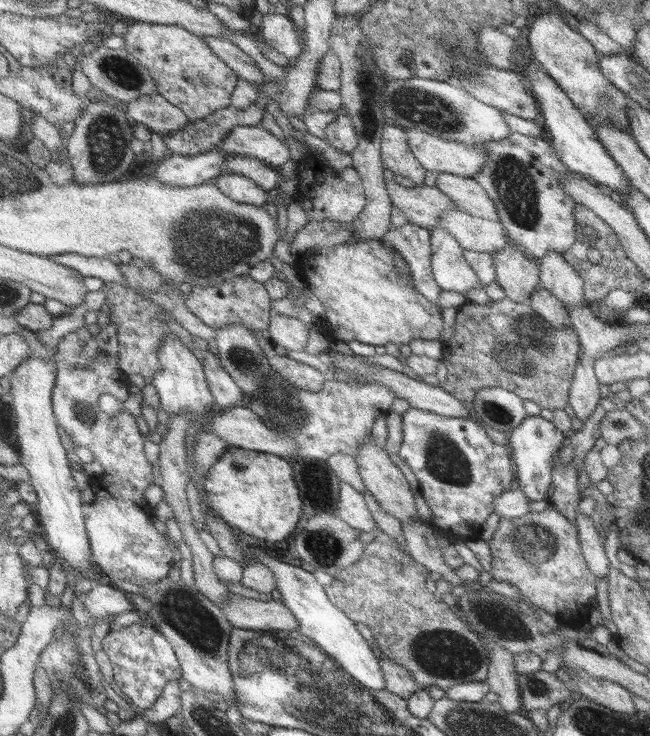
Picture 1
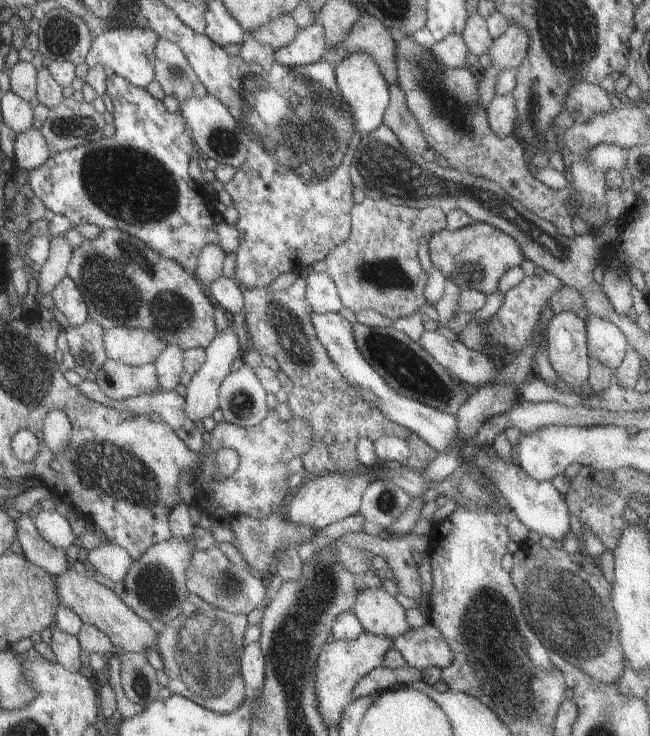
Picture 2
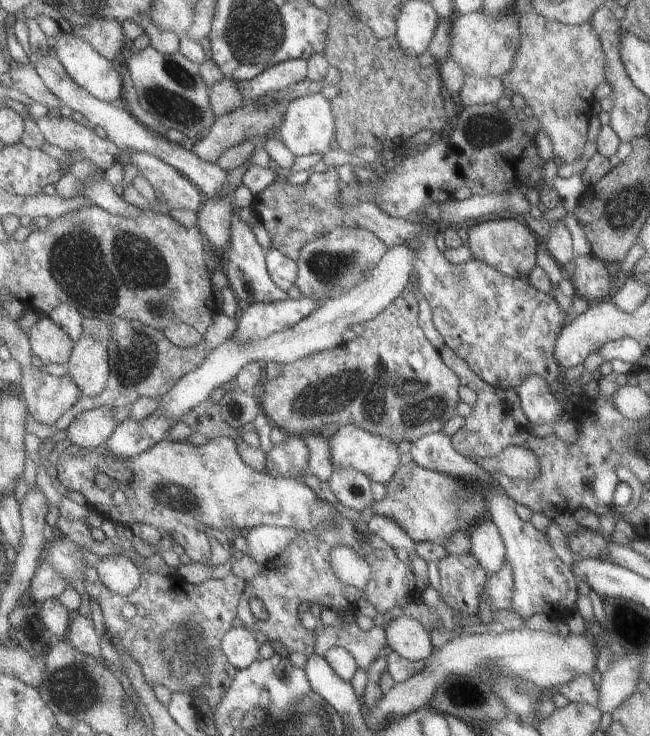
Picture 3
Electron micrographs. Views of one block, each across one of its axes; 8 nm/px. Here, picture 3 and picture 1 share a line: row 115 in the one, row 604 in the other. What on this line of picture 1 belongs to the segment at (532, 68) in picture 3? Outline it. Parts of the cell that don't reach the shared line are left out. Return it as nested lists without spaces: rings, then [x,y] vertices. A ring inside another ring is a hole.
[[[550,503],[544,512],[502,518],[488,544],[493,557],[490,575],[498,582],[518,588],[522,603],[528,600],[534,607],[553,614],[562,626],[579,629],[588,622],[597,578],[586,565],[577,529]]]

